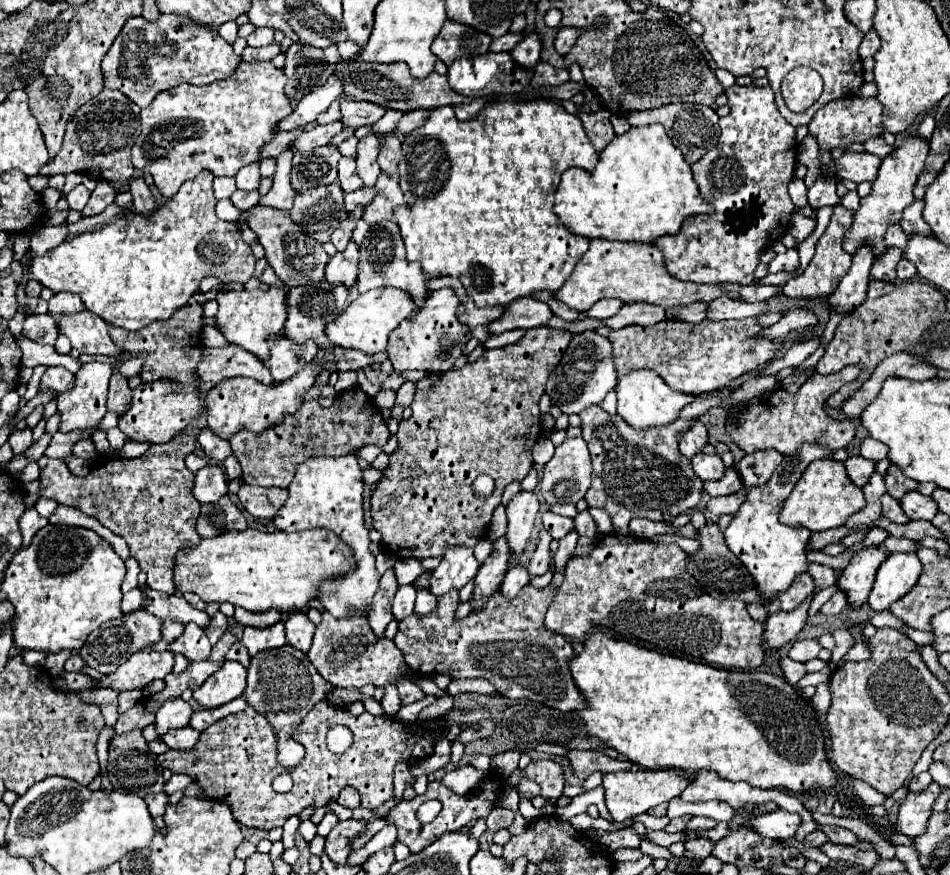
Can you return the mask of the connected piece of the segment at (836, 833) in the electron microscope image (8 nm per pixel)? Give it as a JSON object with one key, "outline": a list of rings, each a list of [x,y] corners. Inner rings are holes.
{"outline":[[[822,825],[820,829],[824,829],[824,833],[828,833],[832,843],[840,843],[840,845],[856,845],[858,843],[858,837],[852,831],[848,831],[848,829],[830,827],[830,825]]]}

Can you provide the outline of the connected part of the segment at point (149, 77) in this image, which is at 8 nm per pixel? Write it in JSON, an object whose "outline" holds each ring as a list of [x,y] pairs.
{"outline":[[[170,13],[160,15],[156,21],[130,17],[102,59],[102,73],[108,89],[118,89],[138,107],[148,107],[152,99],[166,89],[180,83],[206,85],[216,79],[226,79],[240,63],[242,59],[218,31],[192,21],[188,15]]]}

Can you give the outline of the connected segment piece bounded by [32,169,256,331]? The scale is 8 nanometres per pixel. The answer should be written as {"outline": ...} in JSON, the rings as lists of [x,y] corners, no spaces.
{"outline":[[[208,169],[200,171],[194,177],[194,181],[188,181],[180,187],[176,197],[160,205],[152,213],[152,217],[134,213],[132,219],[128,219],[122,215],[110,225],[104,225],[90,233],[68,237],[58,247],[32,259],[34,279],[40,281],[44,287],[50,287],[54,293],[58,291],[78,293],[88,311],[102,317],[106,323],[128,331],[138,331],[156,319],[172,317],[172,313],[178,307],[188,303],[188,299],[194,295],[204,277],[218,277],[224,283],[228,281],[246,283],[254,273],[256,257],[250,245],[246,245],[240,239],[238,225],[218,219],[214,211],[216,197],[212,191],[212,179],[214,179],[212,171]]]}

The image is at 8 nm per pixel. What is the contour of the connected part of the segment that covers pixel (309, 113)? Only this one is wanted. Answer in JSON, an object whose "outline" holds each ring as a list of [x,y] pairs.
{"outline":[[[332,75],[332,77],[326,81],[326,85],[322,85],[320,89],[314,89],[314,91],[306,93],[306,95],[300,99],[298,107],[294,109],[294,113],[292,113],[288,119],[280,121],[278,131],[290,131],[290,129],[308,125],[310,121],[316,121],[316,117],[318,117],[320,113],[324,113],[324,111],[330,107],[330,103],[340,97],[340,93],[342,93],[342,85],[340,85],[340,83],[336,81],[336,77]]]}

